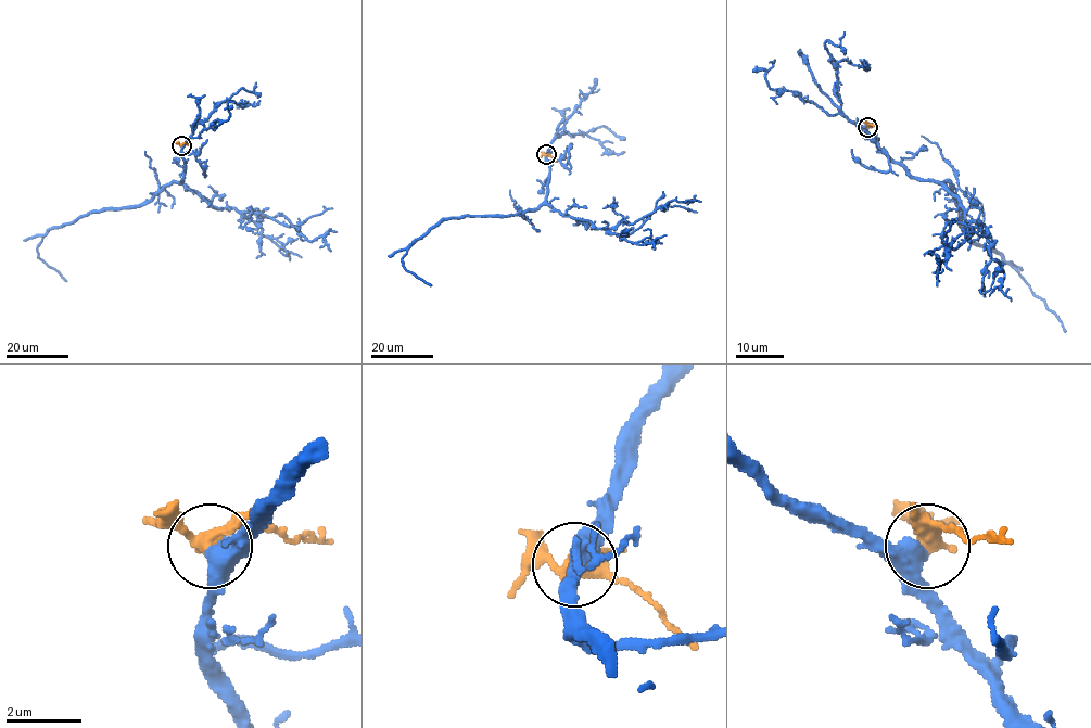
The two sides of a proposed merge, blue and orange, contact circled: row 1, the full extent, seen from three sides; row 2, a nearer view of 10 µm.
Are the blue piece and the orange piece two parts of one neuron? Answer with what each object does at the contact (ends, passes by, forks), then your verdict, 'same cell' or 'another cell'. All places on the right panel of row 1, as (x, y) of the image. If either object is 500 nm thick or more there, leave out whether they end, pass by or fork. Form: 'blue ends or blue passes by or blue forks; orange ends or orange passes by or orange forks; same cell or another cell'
blue passes by; orange forks; same cell

